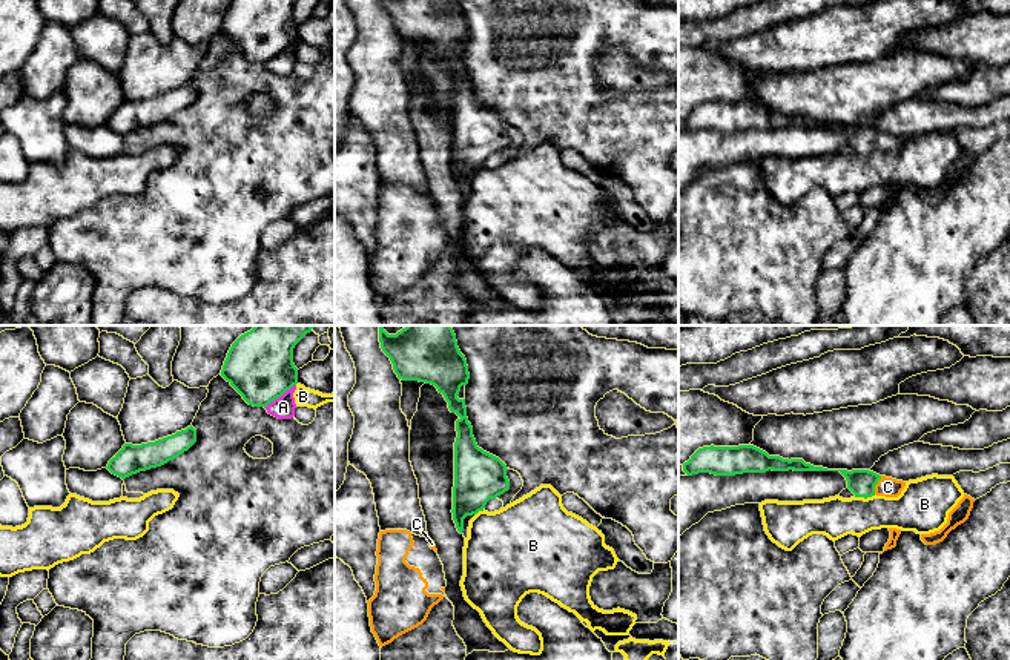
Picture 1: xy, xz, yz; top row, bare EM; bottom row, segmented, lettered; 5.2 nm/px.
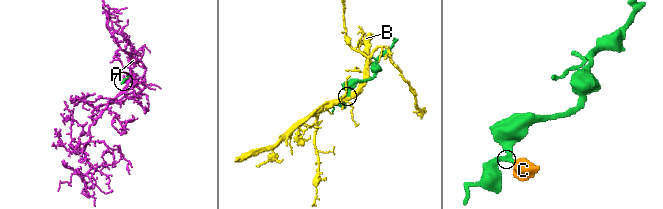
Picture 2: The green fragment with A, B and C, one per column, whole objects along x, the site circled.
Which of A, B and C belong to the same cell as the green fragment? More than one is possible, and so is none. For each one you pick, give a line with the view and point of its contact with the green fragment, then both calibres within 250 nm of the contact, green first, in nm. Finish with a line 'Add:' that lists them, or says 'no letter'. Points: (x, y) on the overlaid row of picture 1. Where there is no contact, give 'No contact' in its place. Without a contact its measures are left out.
C: Touches green at yz (875, 484). Thickness 140 nm (green) against 100 nm
Add: C

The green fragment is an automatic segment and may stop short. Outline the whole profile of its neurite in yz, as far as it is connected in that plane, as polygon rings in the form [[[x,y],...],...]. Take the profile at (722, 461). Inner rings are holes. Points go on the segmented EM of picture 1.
[[[754,445],[738,447],[703,447],[698,448],[688,462],[683,464],[683,471],[688,476],[698,473],[711,473],[715,476],[735,476],[743,473],[766,473],[766,471],[840,471],[847,488],[855,497],[886,496],[898,497],[906,487],[906,482],[892,477],[880,476],[869,470],[827,470],[814,467],[803,459],[783,459],[769,456],[766,451]]]

